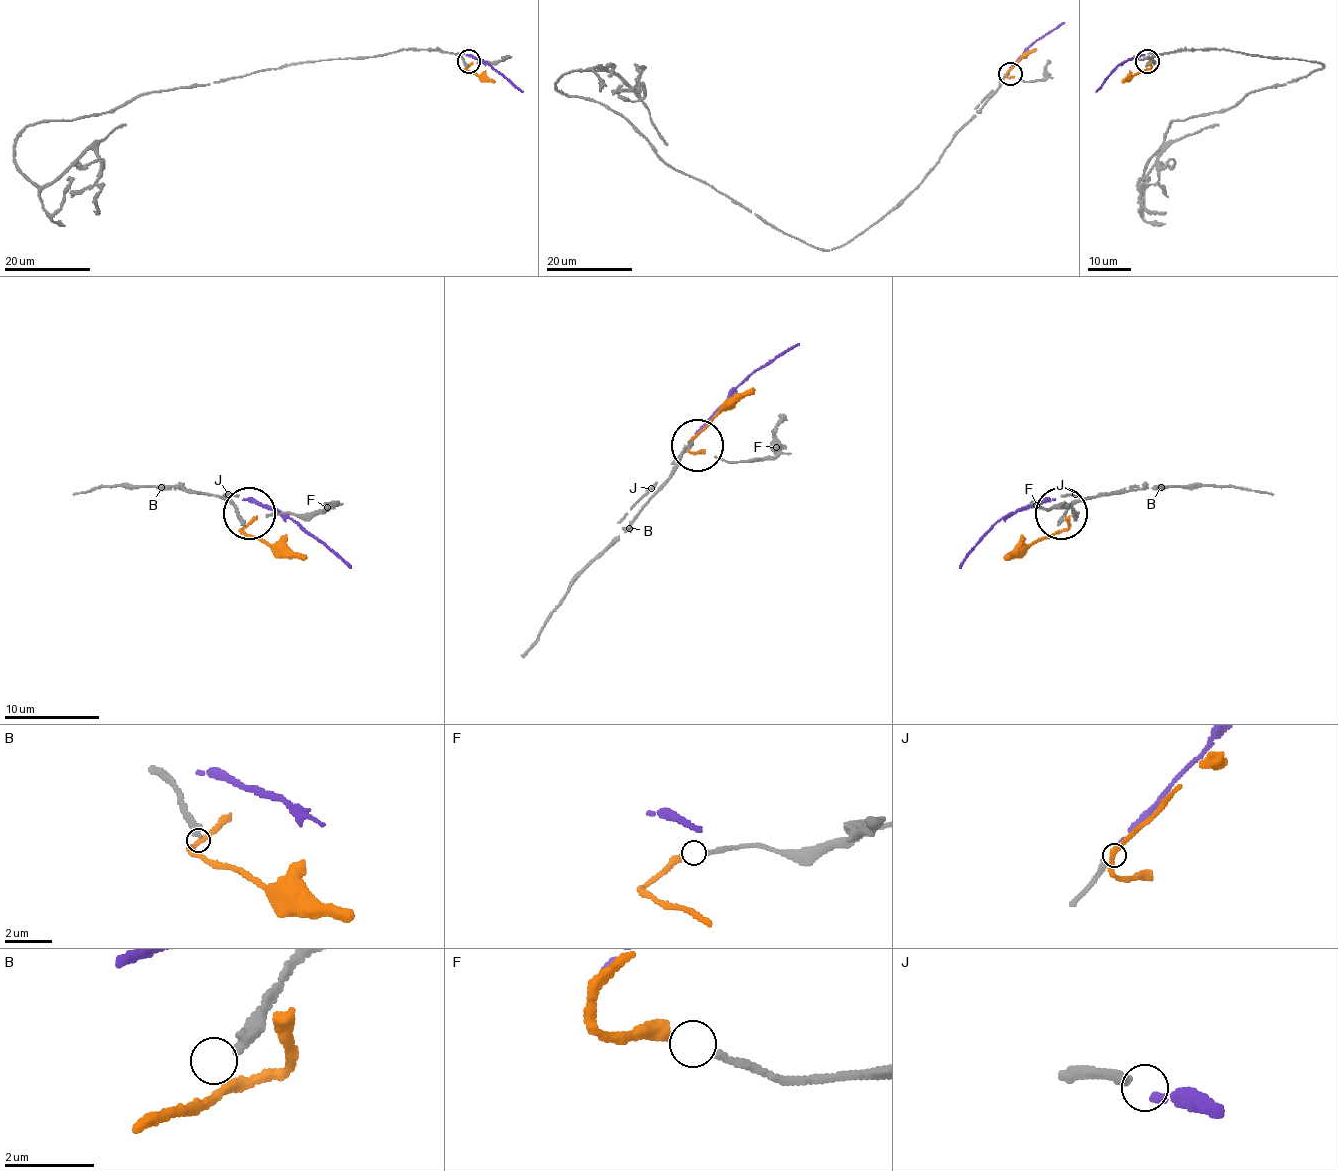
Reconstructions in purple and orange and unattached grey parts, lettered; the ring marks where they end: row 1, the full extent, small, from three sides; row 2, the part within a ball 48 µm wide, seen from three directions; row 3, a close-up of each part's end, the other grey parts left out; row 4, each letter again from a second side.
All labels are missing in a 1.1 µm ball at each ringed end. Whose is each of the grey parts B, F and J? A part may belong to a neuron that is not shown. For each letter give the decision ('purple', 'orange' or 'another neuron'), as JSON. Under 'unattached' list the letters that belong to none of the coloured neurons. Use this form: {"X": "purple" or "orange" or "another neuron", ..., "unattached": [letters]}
{"B": "another neuron", "F": "another neuron", "J": "purple", "unattached": ["B", "F"]}

